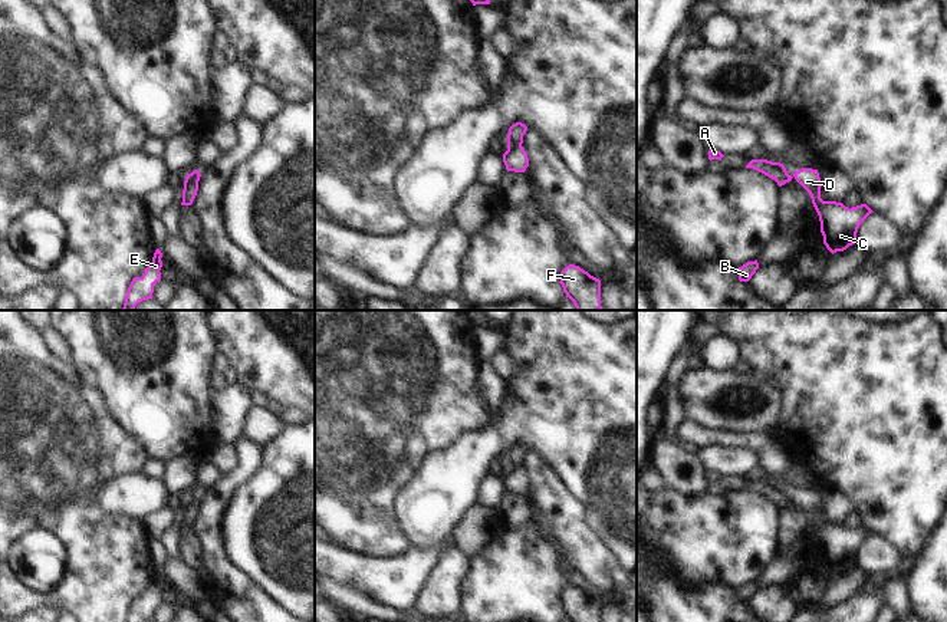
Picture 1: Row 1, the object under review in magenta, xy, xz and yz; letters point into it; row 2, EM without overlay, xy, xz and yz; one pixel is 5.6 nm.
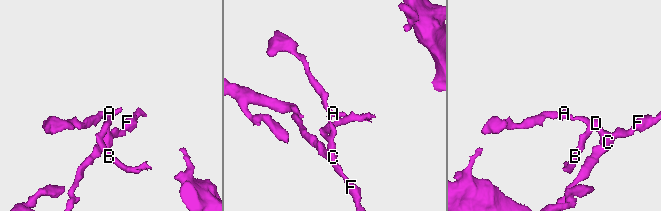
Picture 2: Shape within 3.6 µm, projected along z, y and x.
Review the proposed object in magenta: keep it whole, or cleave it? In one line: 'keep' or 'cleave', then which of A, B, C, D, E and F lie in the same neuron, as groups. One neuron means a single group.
cleave; groups A B / C D E F

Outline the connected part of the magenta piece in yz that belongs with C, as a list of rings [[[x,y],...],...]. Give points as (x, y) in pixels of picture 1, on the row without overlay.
[[[802,490],[795,493],[793,498],[812,520],[826,570],[833,576],[855,566],[861,544],[874,533],[867,526],[848,530],[842,524],[823,523],[821,520],[822,503],[818,491]]]

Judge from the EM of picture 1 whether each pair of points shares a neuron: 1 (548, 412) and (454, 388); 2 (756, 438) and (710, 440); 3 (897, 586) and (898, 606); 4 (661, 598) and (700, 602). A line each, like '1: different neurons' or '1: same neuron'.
1: different neurons
2: same neuron
3: same neuron
4: same neuron

